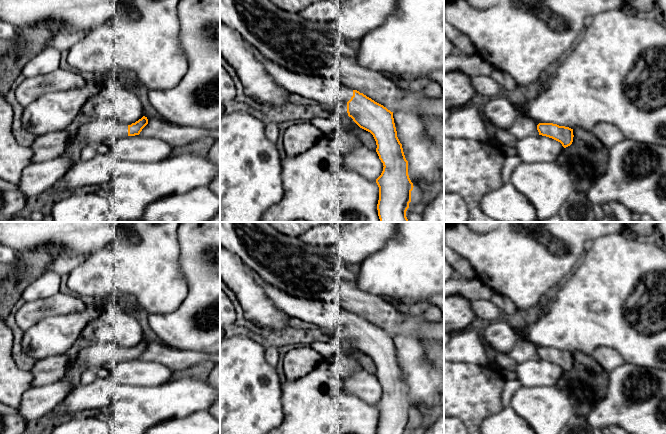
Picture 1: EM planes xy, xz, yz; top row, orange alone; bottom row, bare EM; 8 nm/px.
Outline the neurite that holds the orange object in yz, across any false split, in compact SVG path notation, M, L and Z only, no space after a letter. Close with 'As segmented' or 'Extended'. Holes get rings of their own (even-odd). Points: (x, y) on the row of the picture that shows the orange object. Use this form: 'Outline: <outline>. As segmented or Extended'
Outline: M539 123L537 125L539 135L552 138L562 144L564 148L570 146L573 142L573 129L565 126L559 126L553 123Z. As segmented

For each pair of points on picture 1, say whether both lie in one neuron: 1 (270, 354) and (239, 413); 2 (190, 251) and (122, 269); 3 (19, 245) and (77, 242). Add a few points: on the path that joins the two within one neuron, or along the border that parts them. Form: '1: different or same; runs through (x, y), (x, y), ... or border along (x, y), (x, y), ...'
1: different; border along (264, 348), (264, 359), (275, 368)
2: different; border along (176, 232), (179, 245), (179, 270), (184, 277)
3: same; runs through (33, 235), (63, 235)

